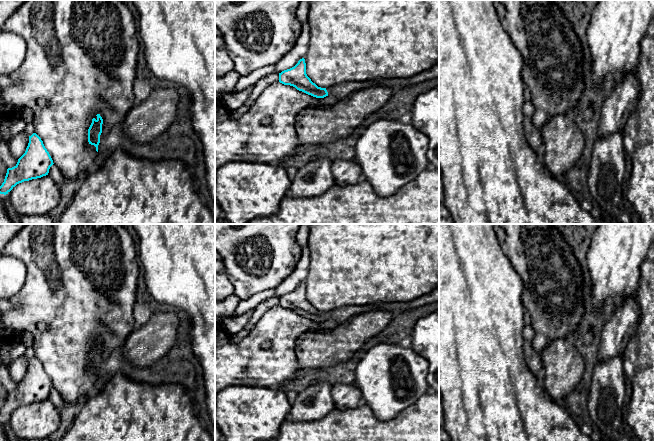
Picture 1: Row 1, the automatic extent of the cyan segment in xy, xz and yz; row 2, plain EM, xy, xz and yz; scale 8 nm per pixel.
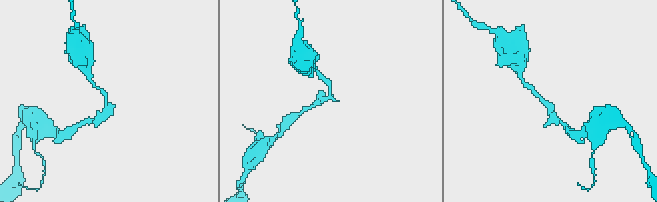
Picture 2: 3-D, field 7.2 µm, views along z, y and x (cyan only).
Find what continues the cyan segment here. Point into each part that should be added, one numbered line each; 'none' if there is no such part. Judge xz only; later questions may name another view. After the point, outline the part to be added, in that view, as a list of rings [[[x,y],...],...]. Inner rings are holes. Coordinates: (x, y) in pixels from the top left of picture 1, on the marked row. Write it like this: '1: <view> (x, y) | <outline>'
1: xz (340, 91) | [[[348,82],[328,87],[326,88],[326,90],[328,92],[328,96],[334,96],[338,100],[342,100],[349,94],[356,92],[361,88],[369,88],[372,86],[377,86],[377,85],[370,85],[369,83],[363,85],[361,82]]]

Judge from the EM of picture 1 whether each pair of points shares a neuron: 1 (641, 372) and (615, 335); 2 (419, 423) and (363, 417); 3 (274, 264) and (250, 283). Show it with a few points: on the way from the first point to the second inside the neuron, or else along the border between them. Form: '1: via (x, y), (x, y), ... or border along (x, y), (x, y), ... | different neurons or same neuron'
1: border along (637, 329), (623, 353), (625, 373) | different neurons
2: via (405, 428), (377, 428) | same neuron
3: via (269, 271), (266, 271), (261, 278), (257, 279) | same neuron

